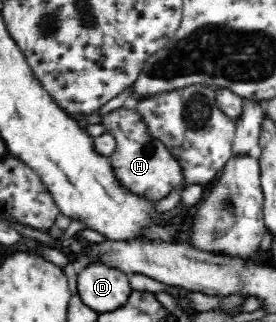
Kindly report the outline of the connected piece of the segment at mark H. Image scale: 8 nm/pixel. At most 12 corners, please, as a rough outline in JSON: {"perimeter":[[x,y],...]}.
{"perimeter":[[135,105],[100,119],[107,159],[134,198],[156,204],[184,186],[178,159]]}

